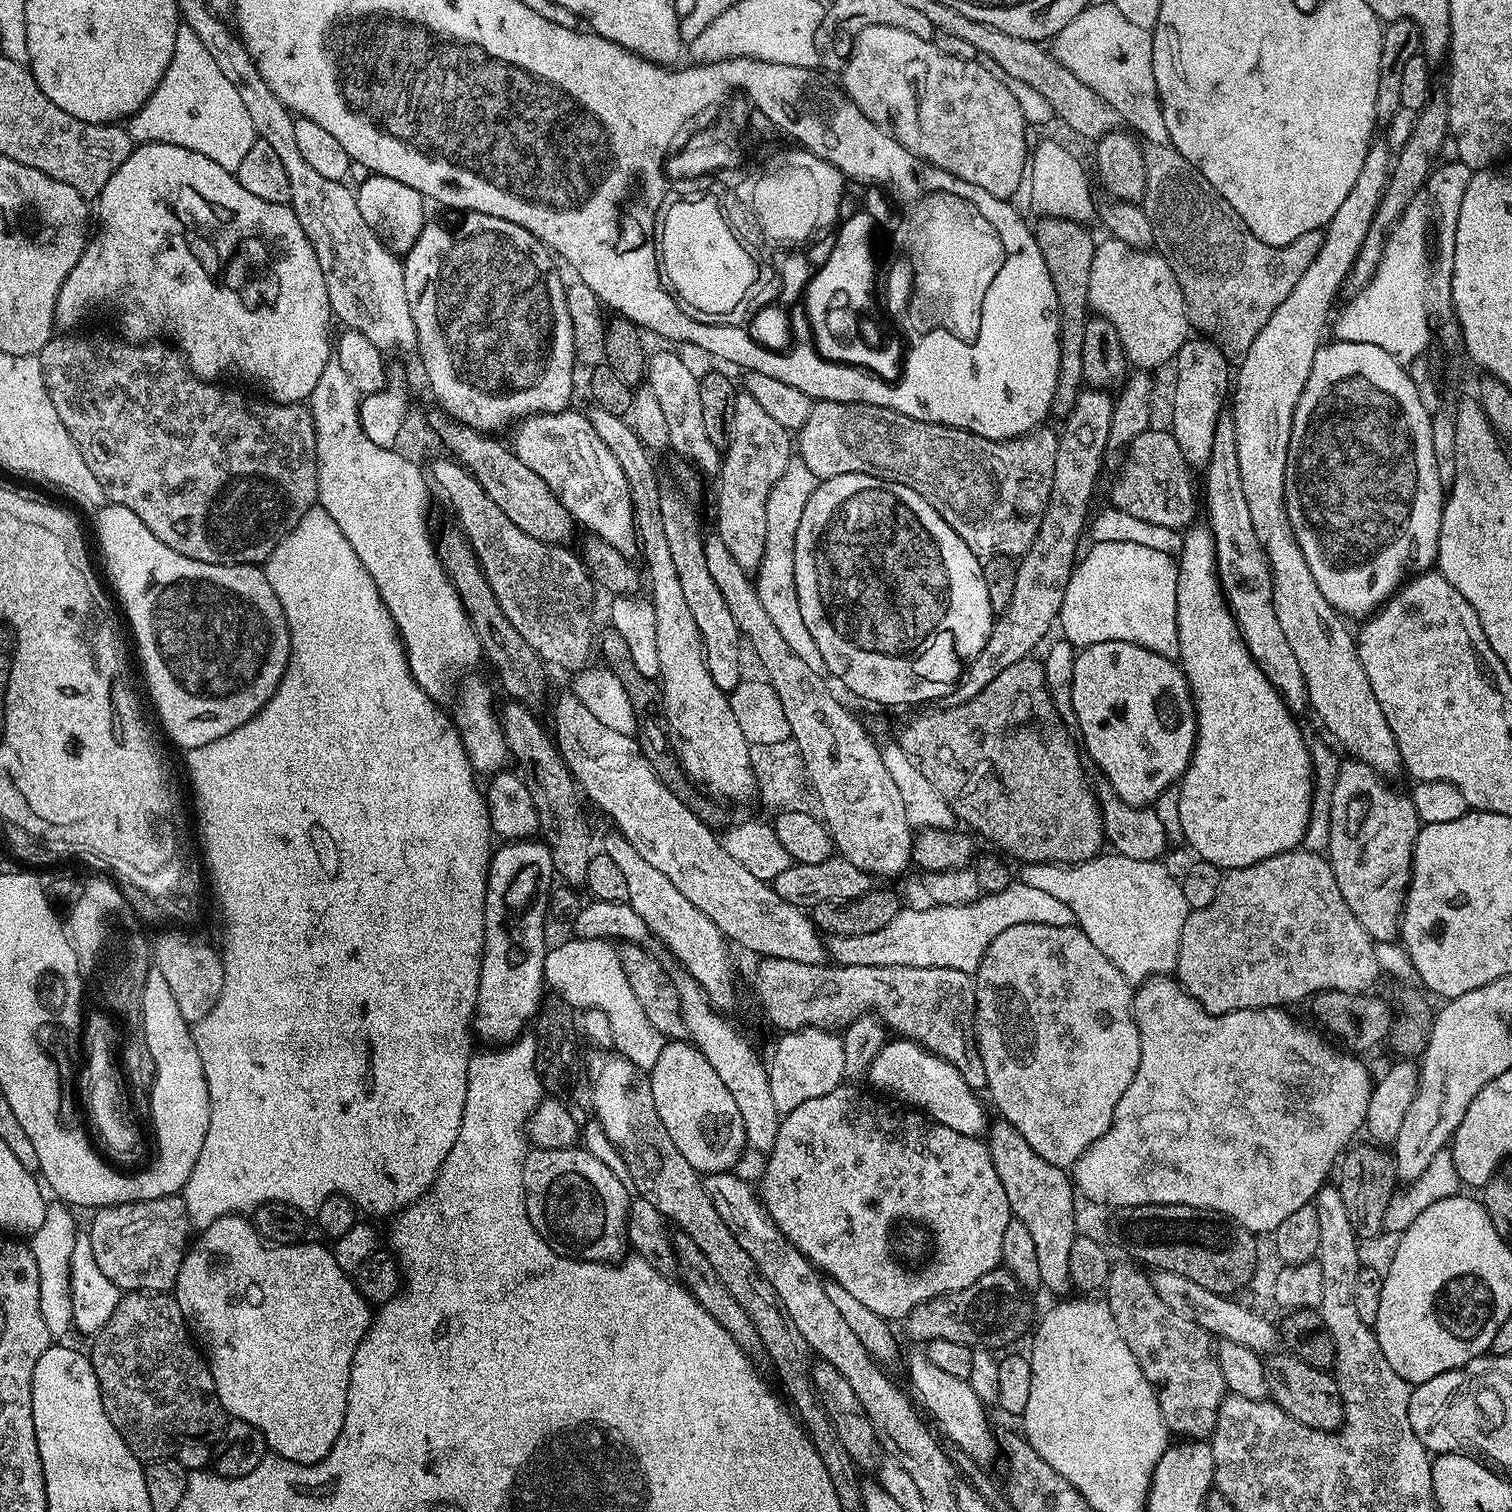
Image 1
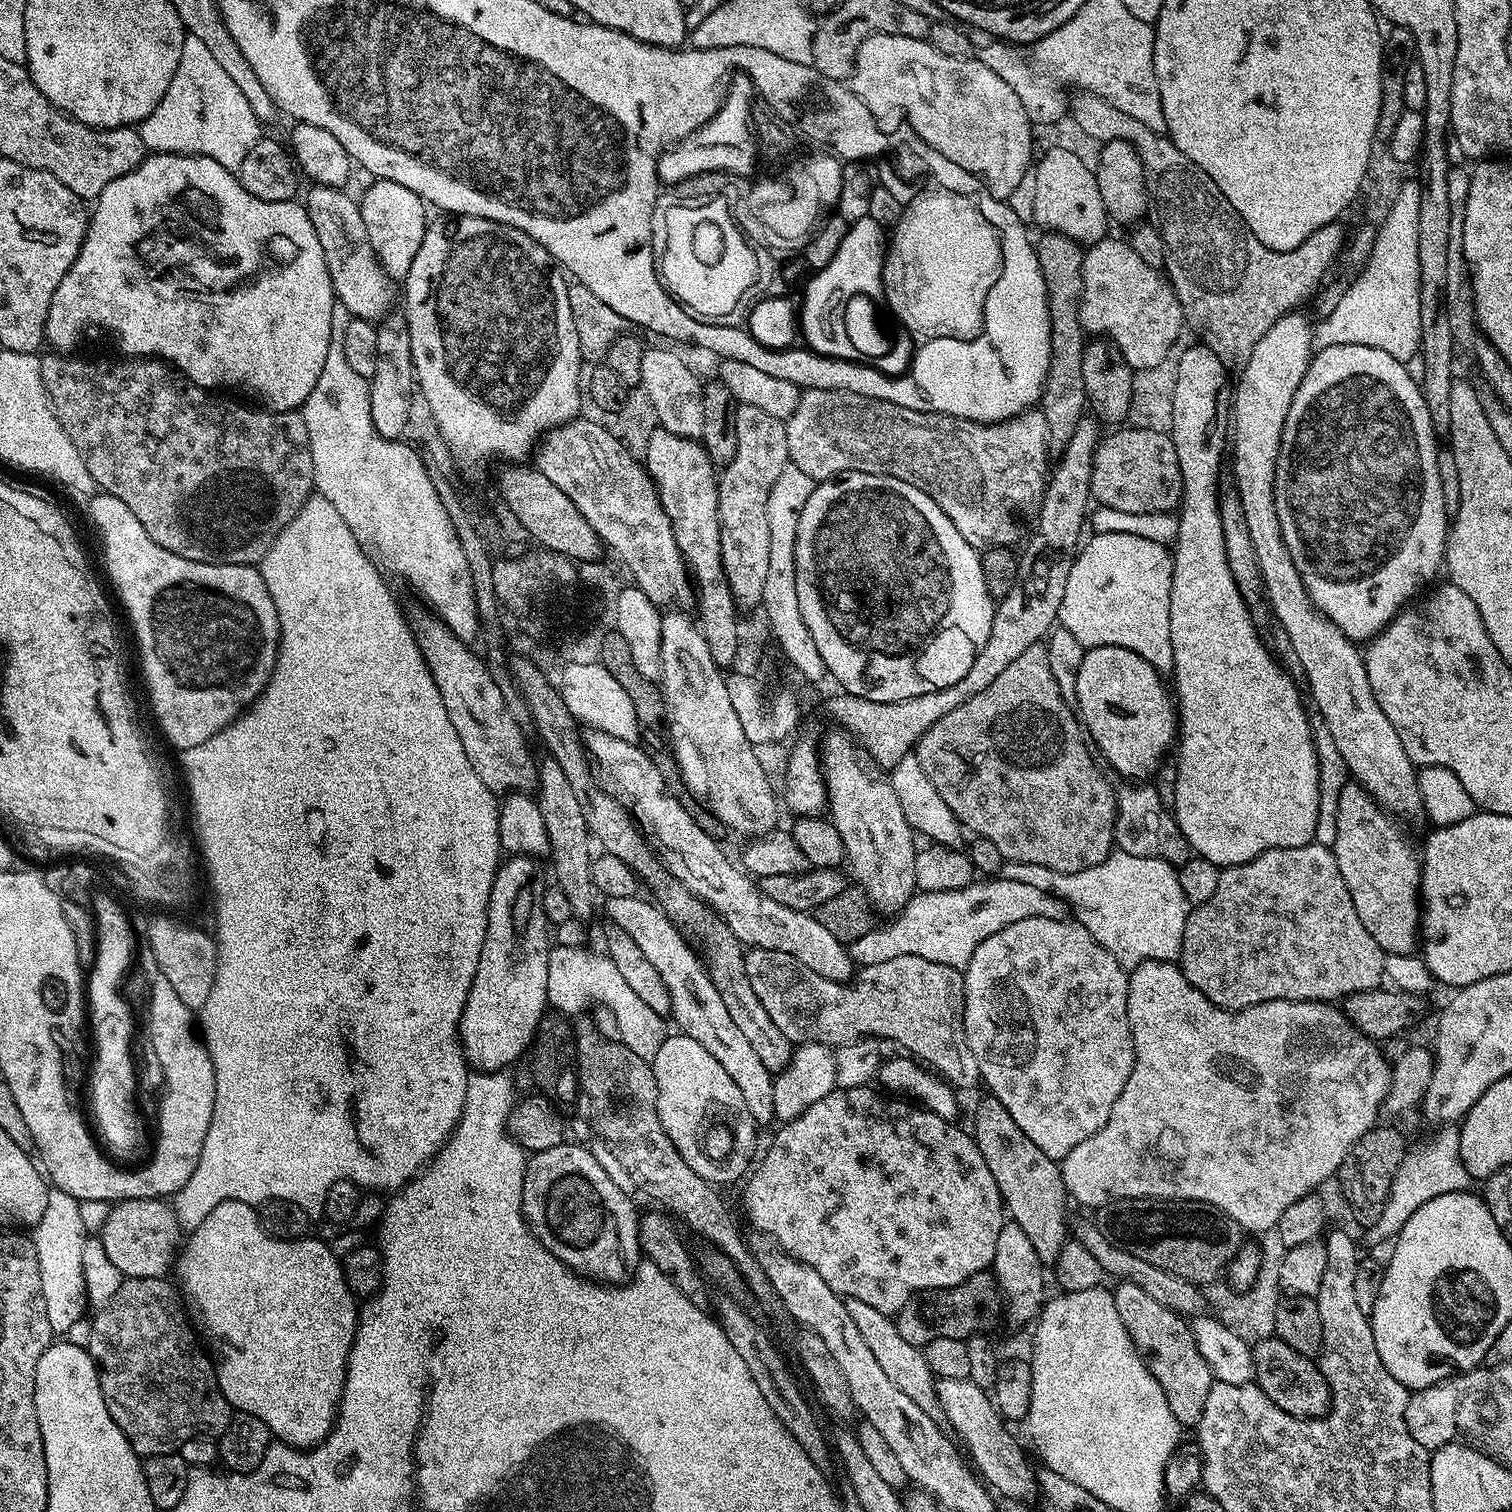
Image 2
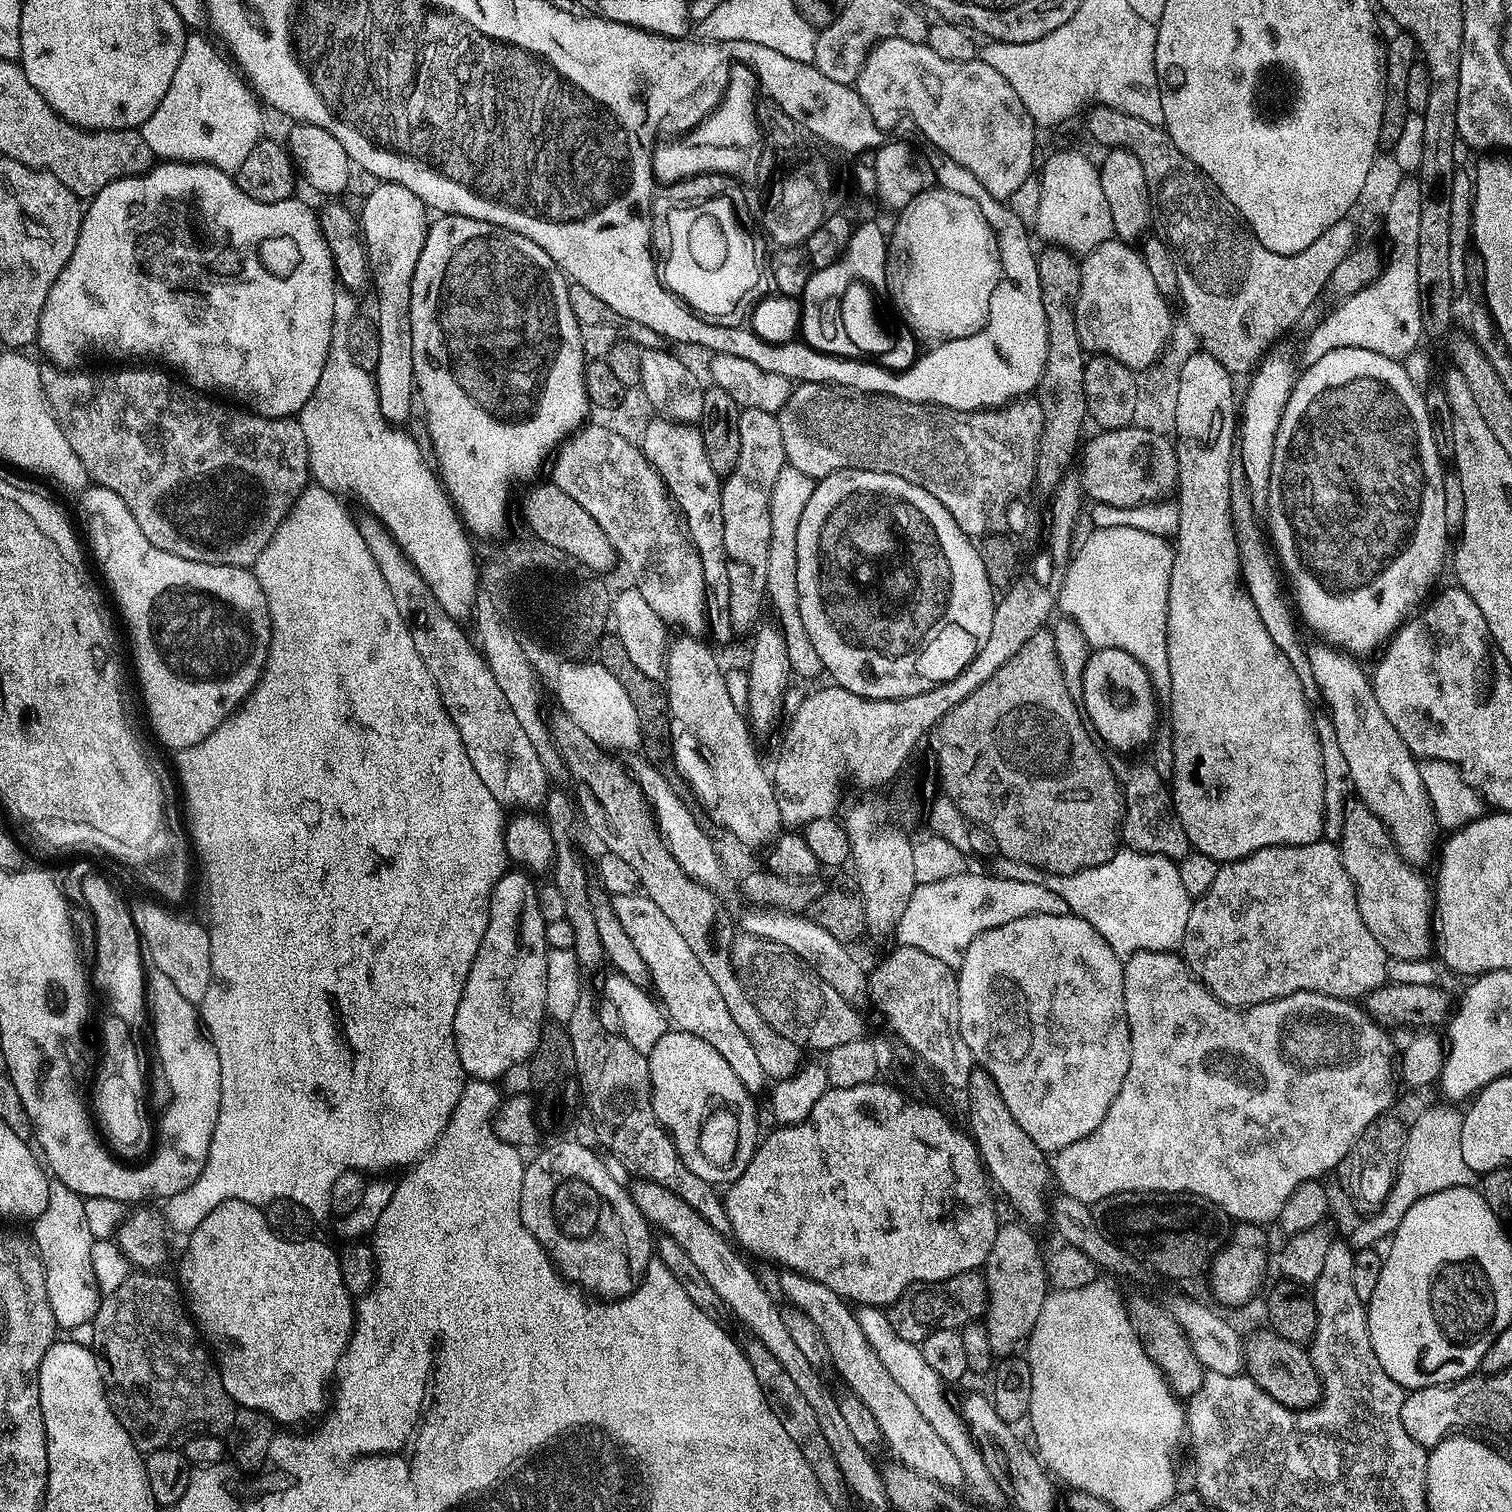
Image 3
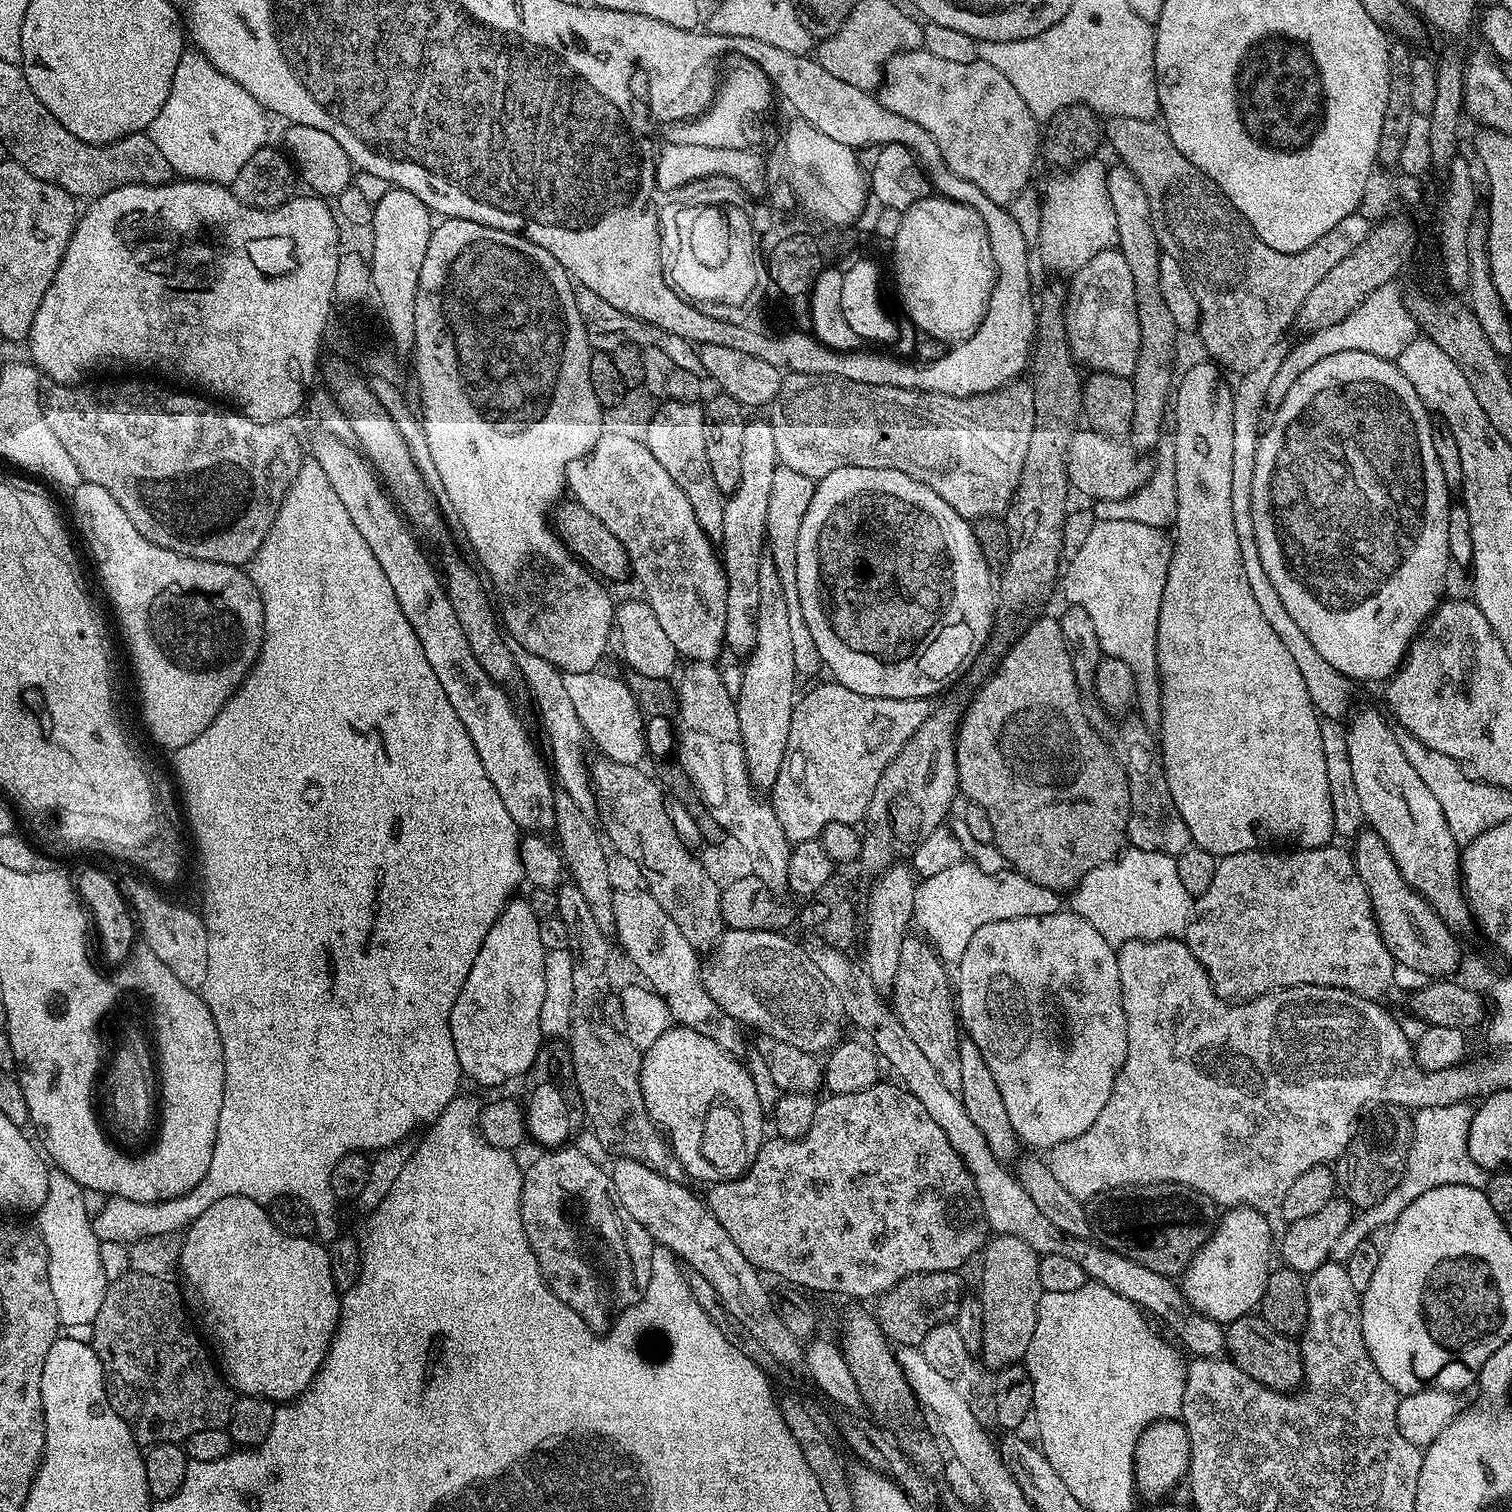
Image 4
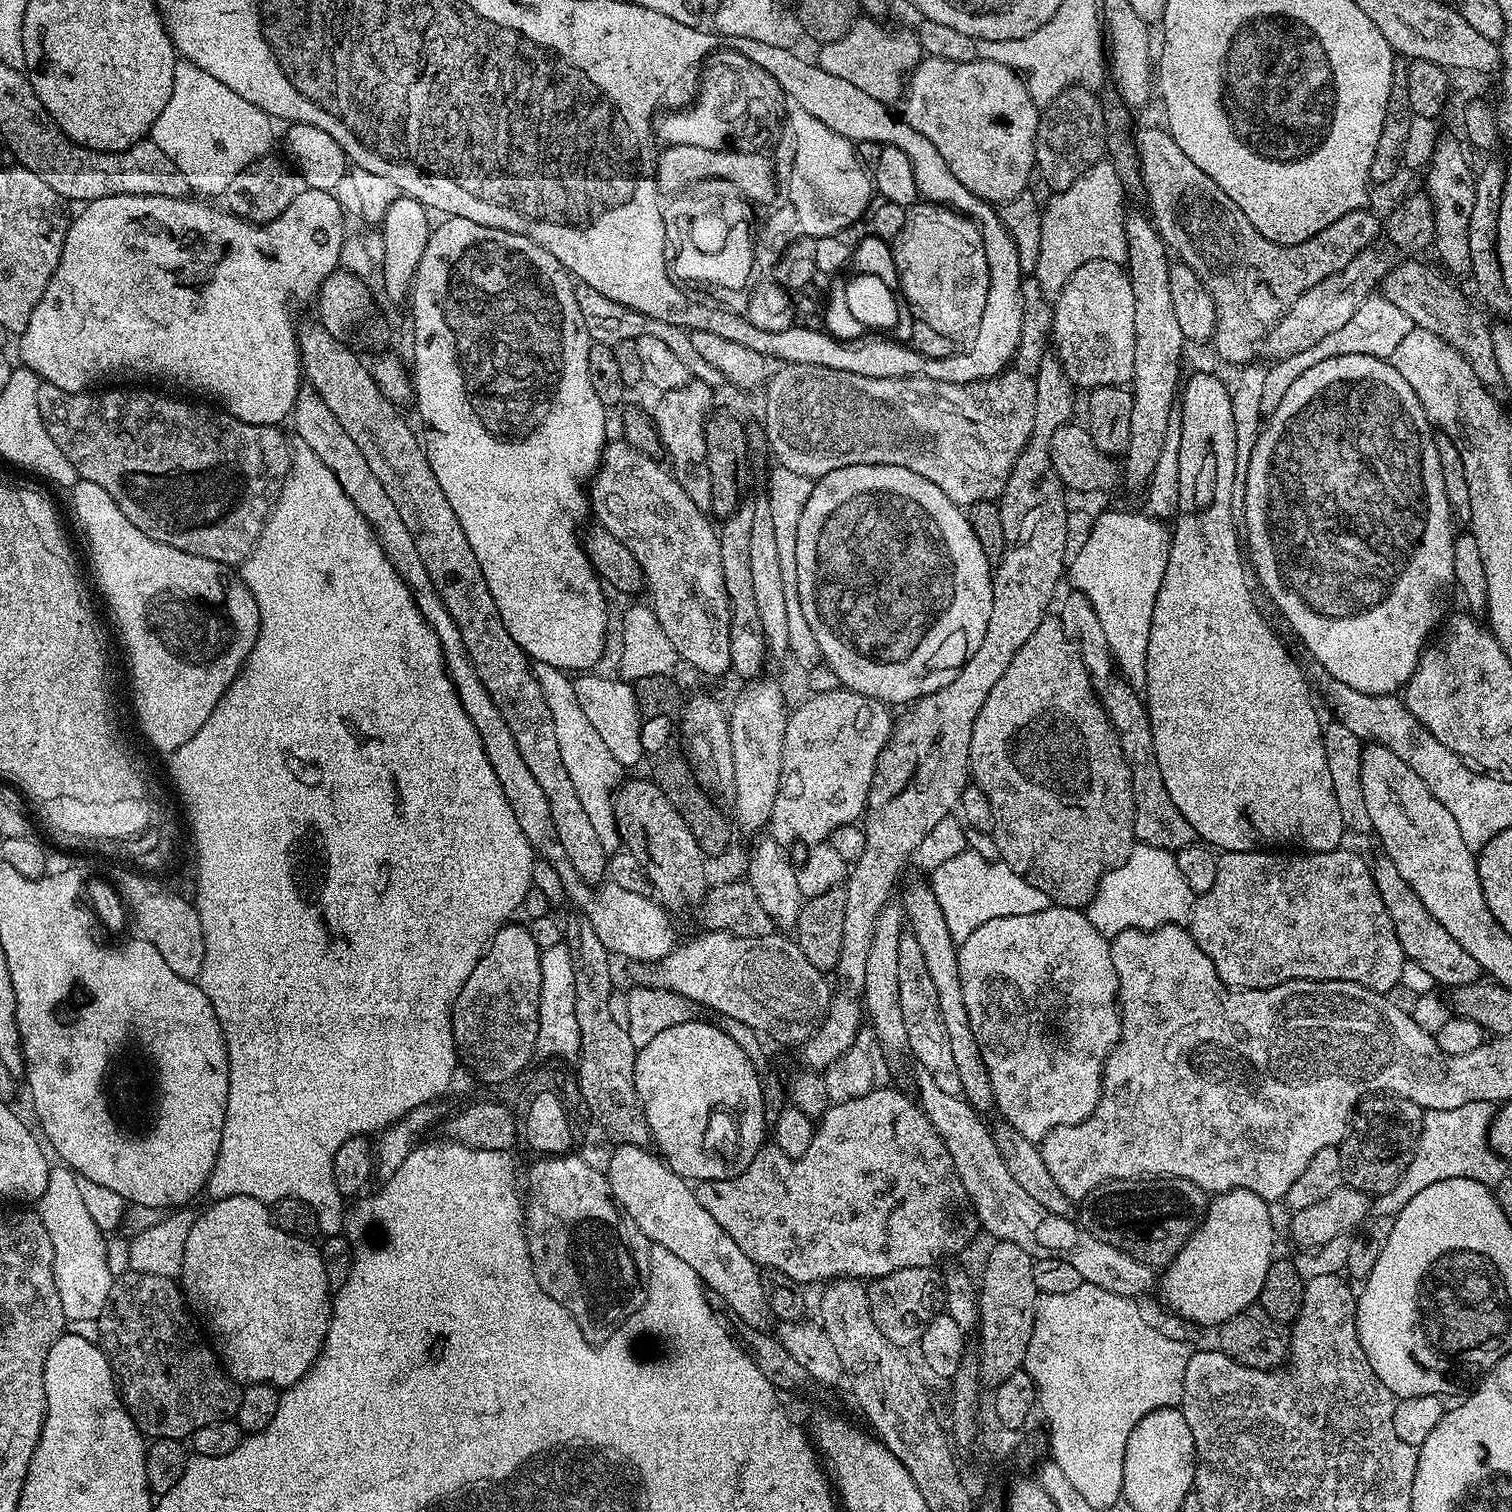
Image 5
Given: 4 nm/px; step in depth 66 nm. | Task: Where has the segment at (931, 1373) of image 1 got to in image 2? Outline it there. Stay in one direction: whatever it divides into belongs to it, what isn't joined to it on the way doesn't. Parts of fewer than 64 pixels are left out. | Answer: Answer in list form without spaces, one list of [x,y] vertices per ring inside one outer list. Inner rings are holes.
[[[939,1378],[935,1381],[936,1402],[939,1411],[944,1411],[948,1419],[947,1427],[960,1435],[959,1443],[966,1449],[967,1455],[972,1455],[971,1463],[978,1473],[979,1479],[993,1493],[1001,1492],[1003,1499],[1018,1499],[1027,1501],[1028,1496],[1035,1497],[1038,1492],[1038,1476],[1028,1465],[1020,1444],[1007,1432],[1005,1421],[992,1403],[991,1395],[985,1389],[979,1388],[972,1380],[958,1378]]]

